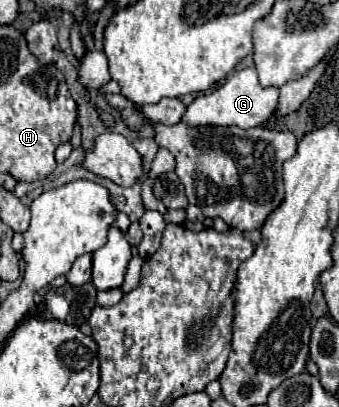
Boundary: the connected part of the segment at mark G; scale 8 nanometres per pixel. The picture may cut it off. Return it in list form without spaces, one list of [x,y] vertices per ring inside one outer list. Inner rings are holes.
[[[242,68],[234,72],[222,86],[218,86],[210,94],[198,94],[196,100],[186,106],[186,114],[182,122],[190,122],[190,126],[238,126],[238,128],[254,128],[268,122],[274,114],[278,102],[278,88],[262,88],[258,82],[256,68]]]

